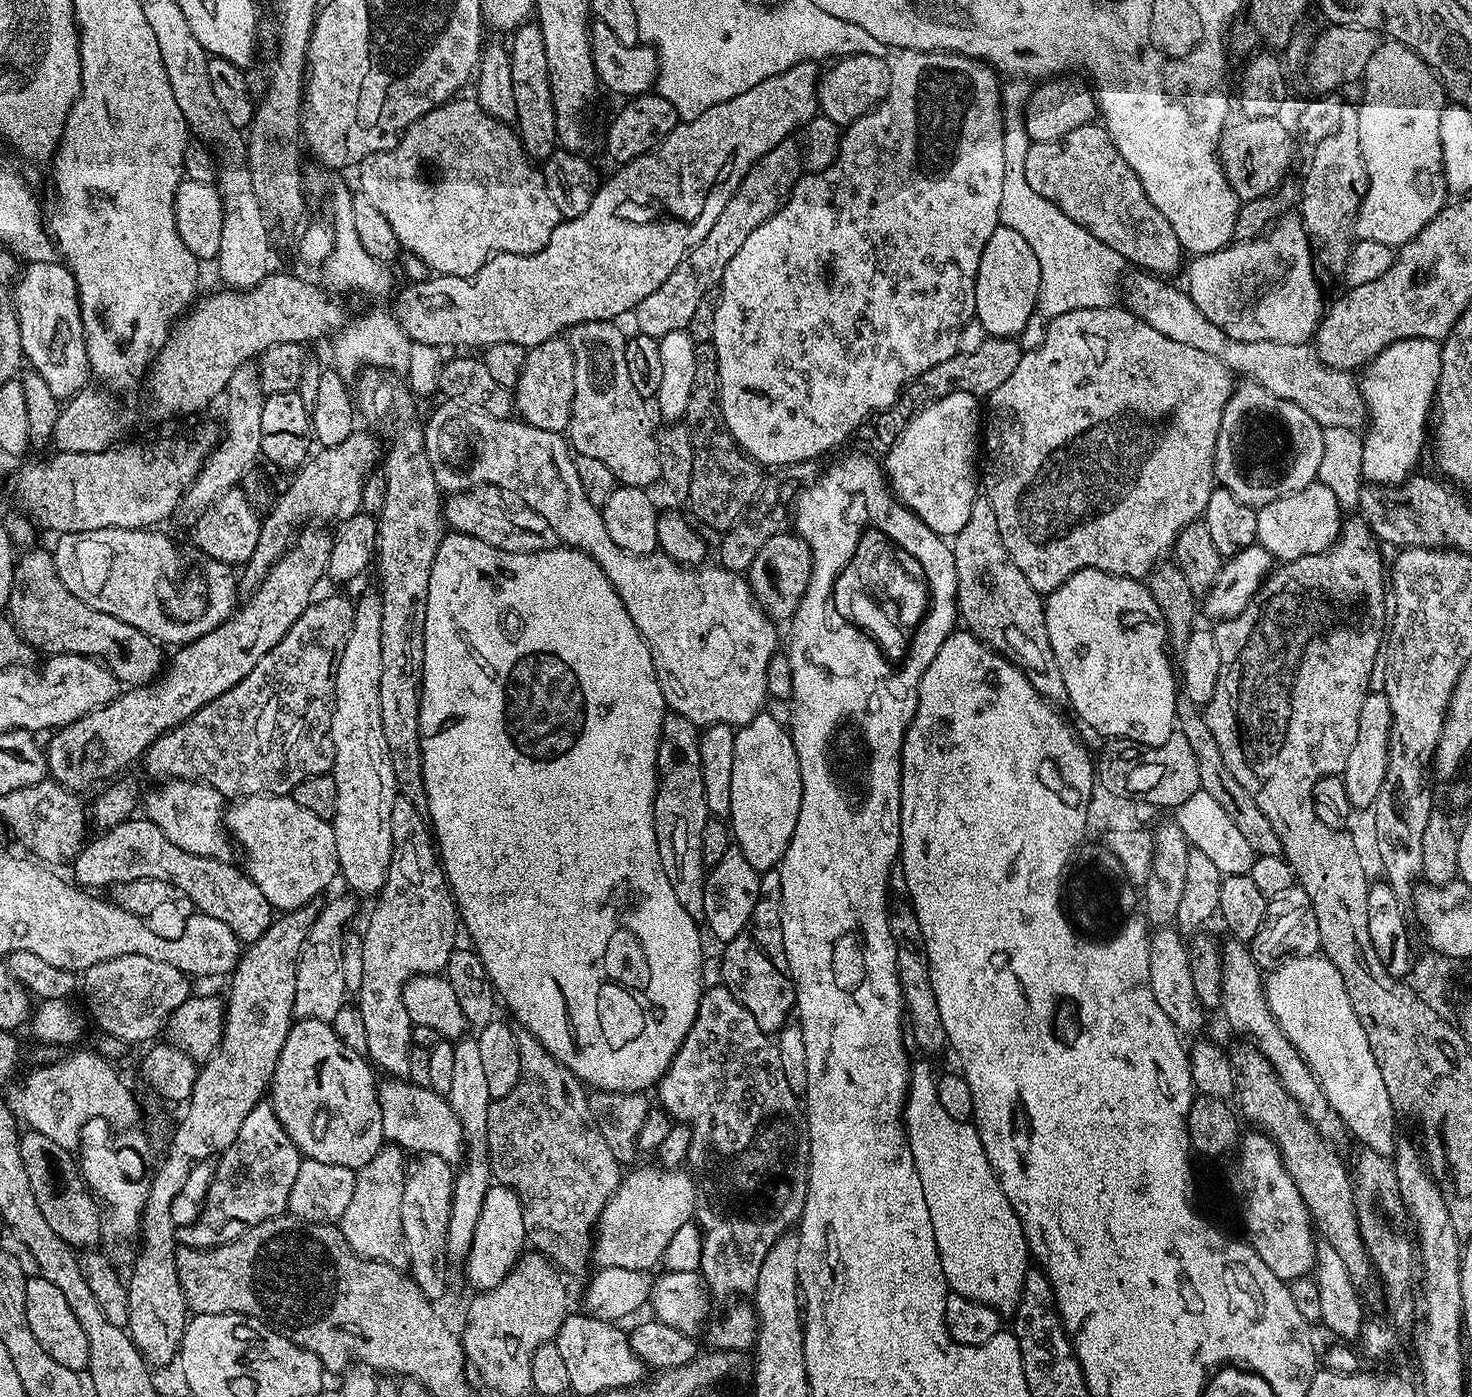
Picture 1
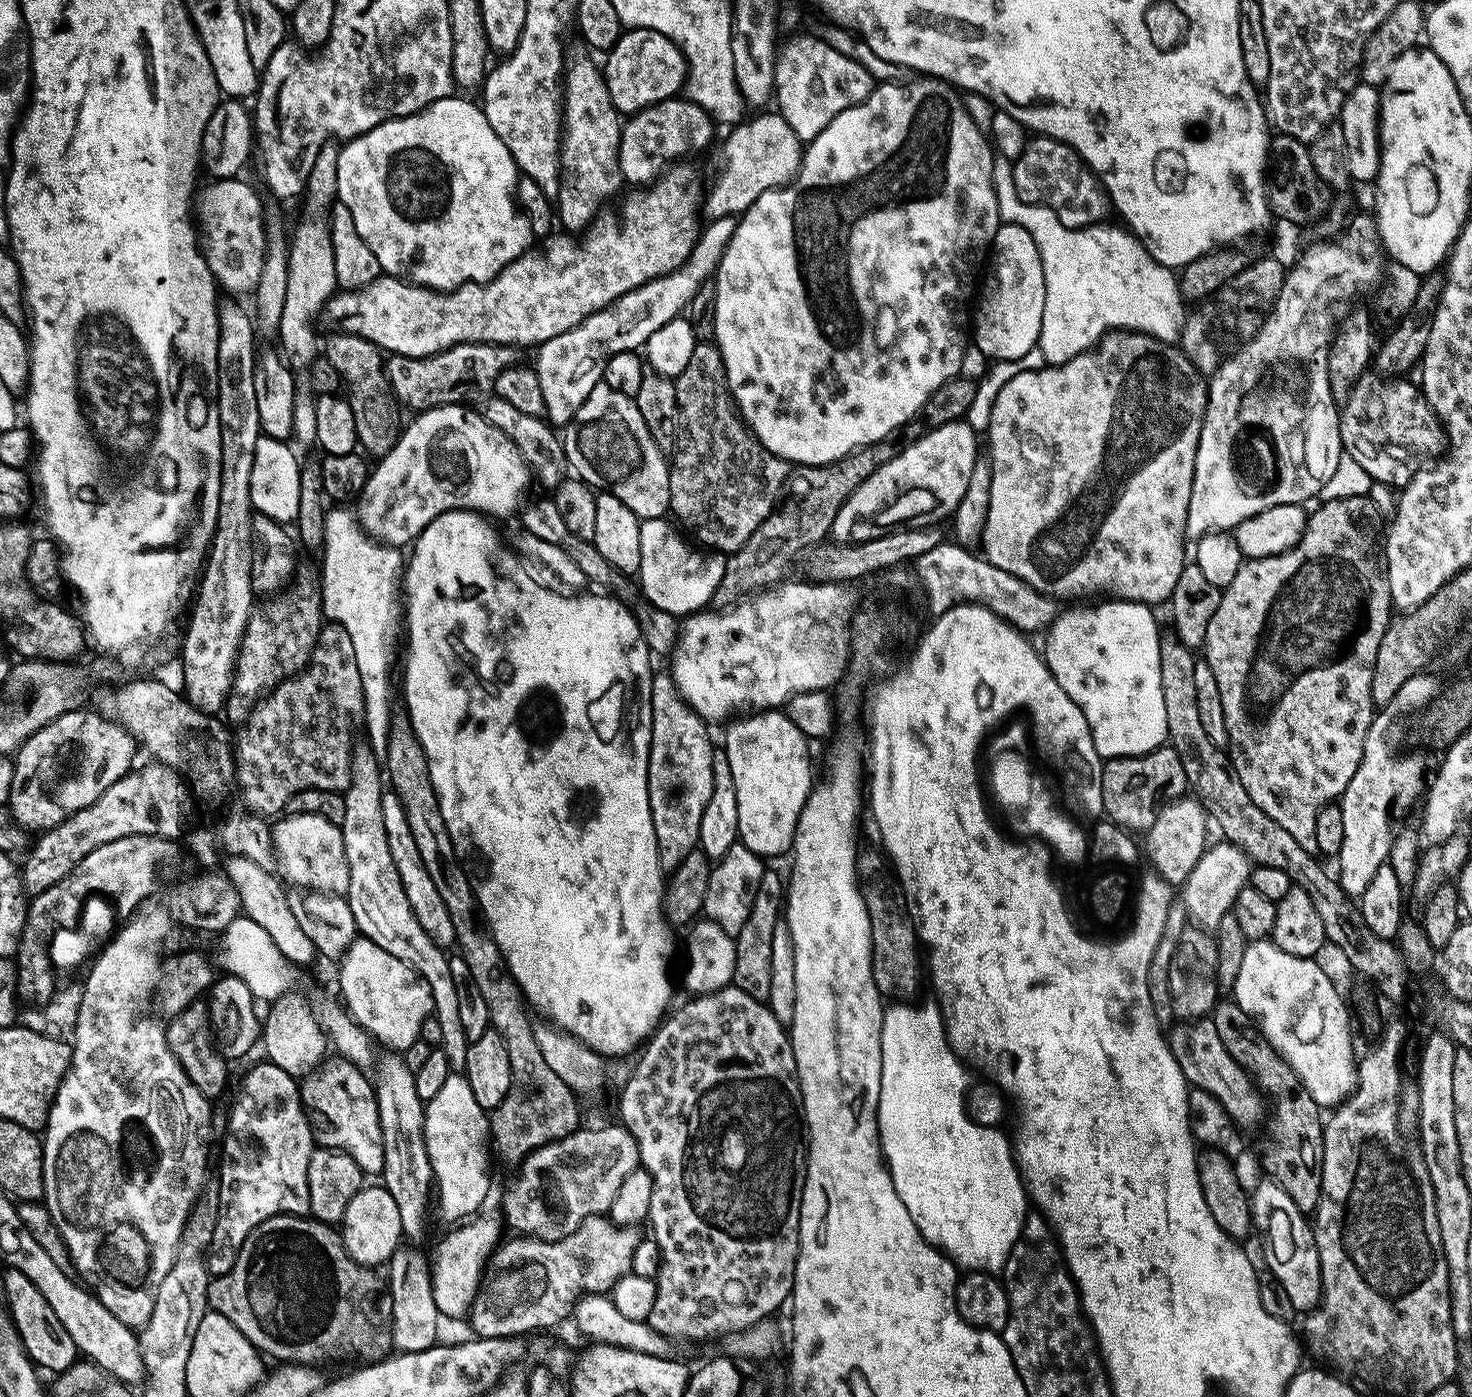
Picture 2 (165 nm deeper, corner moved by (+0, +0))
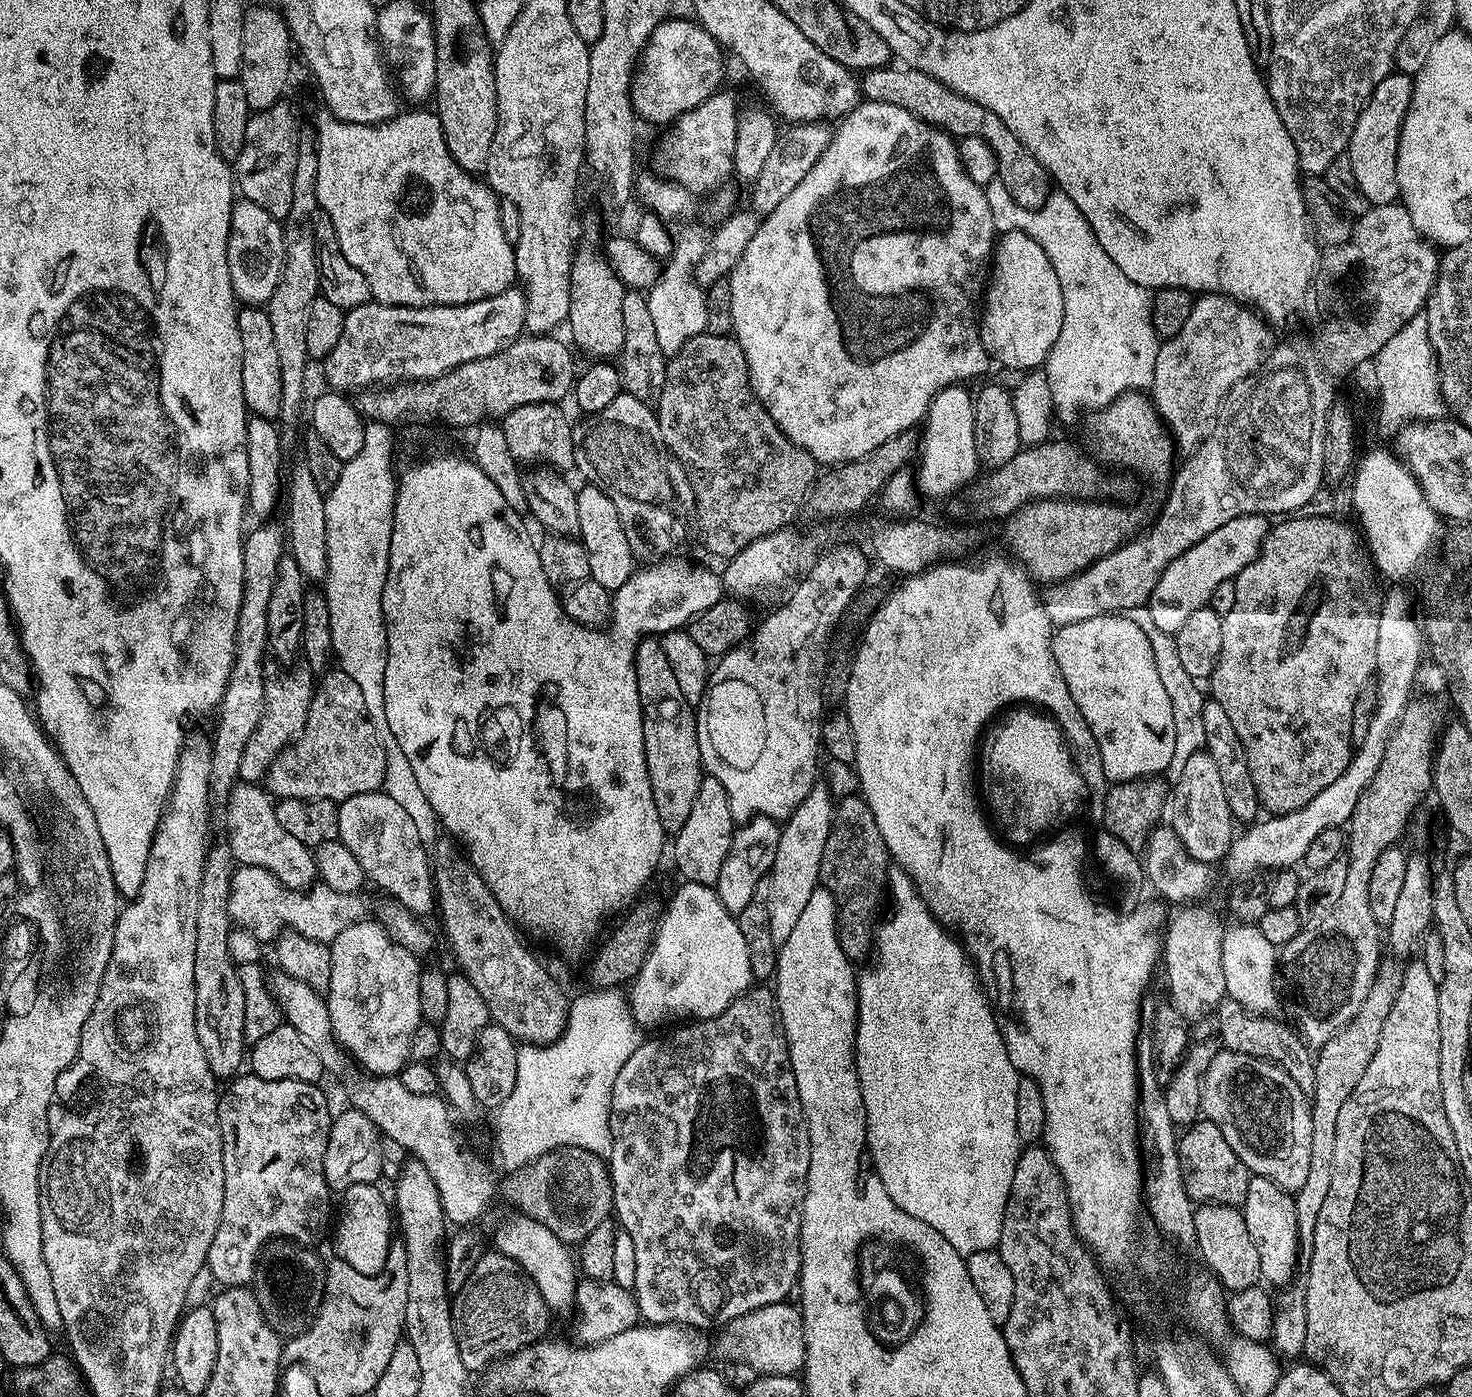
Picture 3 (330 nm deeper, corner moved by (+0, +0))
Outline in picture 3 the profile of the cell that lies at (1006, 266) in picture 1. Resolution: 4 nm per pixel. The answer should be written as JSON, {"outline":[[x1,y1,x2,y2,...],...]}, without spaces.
{"outline":[[1005,232,997,239,990,261,990,275,982,297,980,337,989,357,1001,368,1017,368,1027,373,1039,369,1050,354,1054,342,1058,342,1058,330,1062,330,1064,299,1062,286,1058,286,1058,274,1046,258,1046,250,1025,232]]}

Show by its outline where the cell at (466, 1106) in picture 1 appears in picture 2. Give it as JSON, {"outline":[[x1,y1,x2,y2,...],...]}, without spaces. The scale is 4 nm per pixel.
{"outline":[[371,747,355,749,350,766,352,780,342,795,346,802,346,814,340,823,342,842,346,846,346,862,350,866,350,882,346,897,354,916,356,931,363,939,377,944,386,954,407,960,413,970,432,987,434,1019,442,1026,442,1042,446,1058,453,1070,464,1070,470,1041,462,1030,462,1017,458,1014,458,990,450,974,450,956,438,947,422,930,414,910,402,890,394,858,390,858,390,842,386,842,386,825,382,823,382,798,386,788,382,783,382,764]]}

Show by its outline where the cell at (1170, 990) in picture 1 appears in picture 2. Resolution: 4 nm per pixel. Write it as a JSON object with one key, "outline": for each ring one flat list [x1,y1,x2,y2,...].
{"outline":[[1201,1018,1192,1023,1177,1023,1172,1030,1172,1053,1178,1058,1189,1085,1214,1093,1236,1125,1263,1125,1266,1120,1266,1097,1256,1087,1252,1077,1242,1070,1242,1066,1238,1066,1238,1062,1230,1058,1230,1050,1222,1046,1222,1038,1218,1038,1214,1022,1210,1018]]}

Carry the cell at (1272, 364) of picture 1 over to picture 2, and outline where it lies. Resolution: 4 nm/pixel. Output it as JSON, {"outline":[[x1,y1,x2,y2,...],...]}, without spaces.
{"outline":[[1365,374,1362,376,1355,377,1354,383,1356,384,1352,388,1352,393,1345,398,1344,402,1339,405,1338,417,1340,419,1340,447,1342,449,1343,455,1349,456,1354,459,1359,466,1362,466,1362,470,1369,475,1371,480,1380,486,1393,486,1392,484,1397,484,1397,486,1403,486,1412,479,1414,472,1413,469,1408,469,1407,460,1411,456,1432,456,1431,458,1436,458,1445,451,1446,448,1446,437,1444,435,1444,429,1440,423,1438,417,1436,417,1436,412,1433,408,1428,405,1428,400,1424,396,1423,391,1415,383,1412,384,1398,384,1402,382,1389,382,1387,379,1381,378,1379,375]]}

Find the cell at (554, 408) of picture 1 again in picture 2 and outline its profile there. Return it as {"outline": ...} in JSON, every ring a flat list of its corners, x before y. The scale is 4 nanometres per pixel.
{"outline":[[713,219,701,231,691,258,679,268,662,278,651,280,623,295,608,308,598,311,574,330,557,338,548,339,537,347,534,367,539,386,543,388,545,419,556,428,567,427,574,414,589,397,596,384,603,381,606,362,616,354,637,351,649,340,655,330,677,319,691,307,694,294,705,281,711,279,720,265,735,227,729,219]]}

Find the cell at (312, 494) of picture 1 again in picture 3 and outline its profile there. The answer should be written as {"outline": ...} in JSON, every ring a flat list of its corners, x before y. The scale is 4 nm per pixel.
{"outline":[[268,666,264,669,264,713,254,734,250,734,250,742,246,742,246,750,242,750,240,780,246,784,259,785,267,777,268,767,277,754,288,747,306,726,314,691,314,673,306,666,276,667,280,668]]}

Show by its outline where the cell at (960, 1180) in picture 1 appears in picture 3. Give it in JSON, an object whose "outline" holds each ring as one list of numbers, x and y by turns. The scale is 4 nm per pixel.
{"outline":[[899,870,889,871,886,892,889,897,892,895,892,913,885,920,883,917,879,921,874,932,876,965,865,972,861,971,856,978,856,1073,862,1086,862,1102,866,1106,866,1152,870,1157,871,1167,872,1164,876,1167,873,1168,875,1176,882,1182,882,1186,886,1186,886,1194,890,1194,892,1201,902,1210,906,1210,906,1214,938,1230,938,1234,942,1234,942,1238,946,1238,946,1242,950,1242,954,1250,967,1258,978,1250,995,1249,1002,1238,1006,1202,1010,1198,1010,1186,1014,1186,1014,1166,1018,1166,1022,1151,1022,1141,1014,1118,1018,1103,1016,1091,1021,1073,1016,1071,1014,1062,1010,1062,1006,1042,1000,1033,997,1013,980,982,972,957,964,950,963,943,936,919,921,898,916,883,906,873]]}

